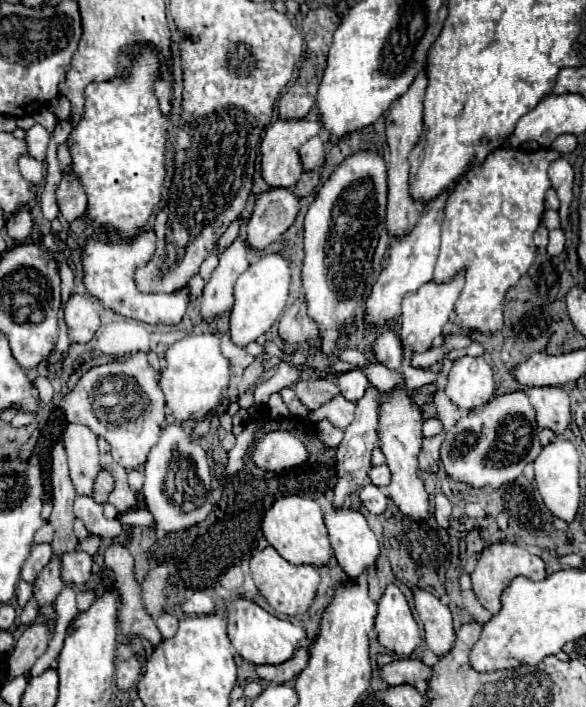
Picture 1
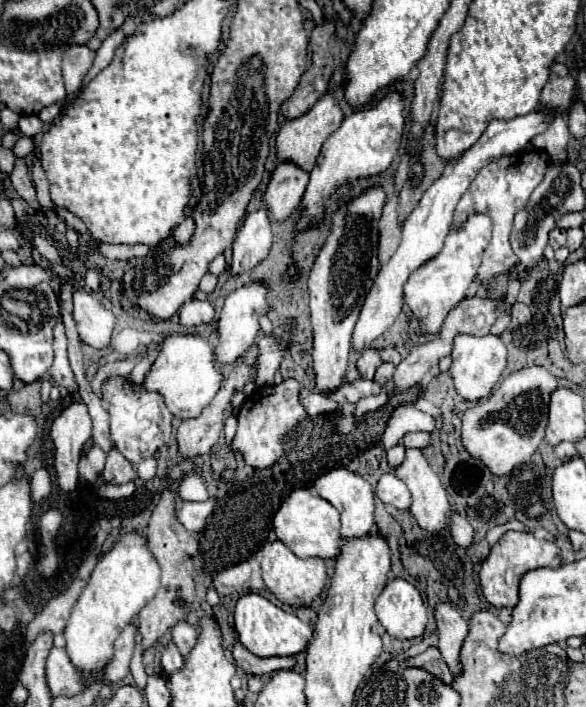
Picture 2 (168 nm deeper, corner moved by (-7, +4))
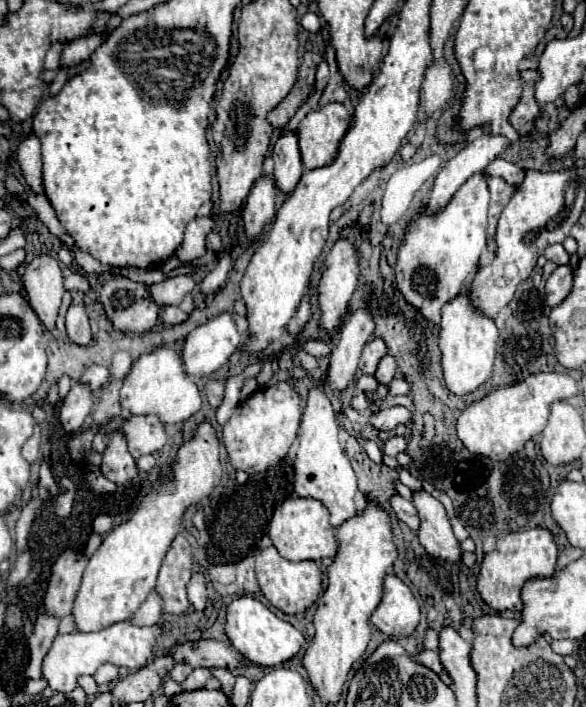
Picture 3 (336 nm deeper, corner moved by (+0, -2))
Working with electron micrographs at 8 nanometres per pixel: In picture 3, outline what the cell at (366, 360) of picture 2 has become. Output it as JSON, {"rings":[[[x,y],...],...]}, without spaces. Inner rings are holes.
{"rings":[[[381,338],[371,340],[371,342],[365,344],[365,348],[363,348],[363,354],[361,354],[361,360],[359,360],[359,370],[361,370],[363,374],[373,374],[375,368],[377,368],[377,364],[379,364],[379,360],[381,360],[385,354],[387,354],[385,342],[383,342]]]}

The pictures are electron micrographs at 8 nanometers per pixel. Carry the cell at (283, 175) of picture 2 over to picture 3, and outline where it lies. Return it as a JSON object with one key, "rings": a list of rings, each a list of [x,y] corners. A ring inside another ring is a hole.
{"rings":[[[293,132],[281,136],[273,146],[273,160],[275,160],[275,172],[273,180],[279,192],[291,194],[303,174],[297,136]]]}

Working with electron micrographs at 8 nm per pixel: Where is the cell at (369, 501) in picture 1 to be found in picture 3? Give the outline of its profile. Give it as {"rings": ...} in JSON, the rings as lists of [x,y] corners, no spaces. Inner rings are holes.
{"rings":[[[393,494],[393,496],[389,498],[389,504],[391,504],[395,516],[397,516],[401,522],[405,522],[411,530],[417,530],[417,528],[419,528],[419,516],[417,516],[417,512],[415,512],[415,506],[413,506],[409,500],[405,500],[405,498],[399,496],[399,494]]]}

